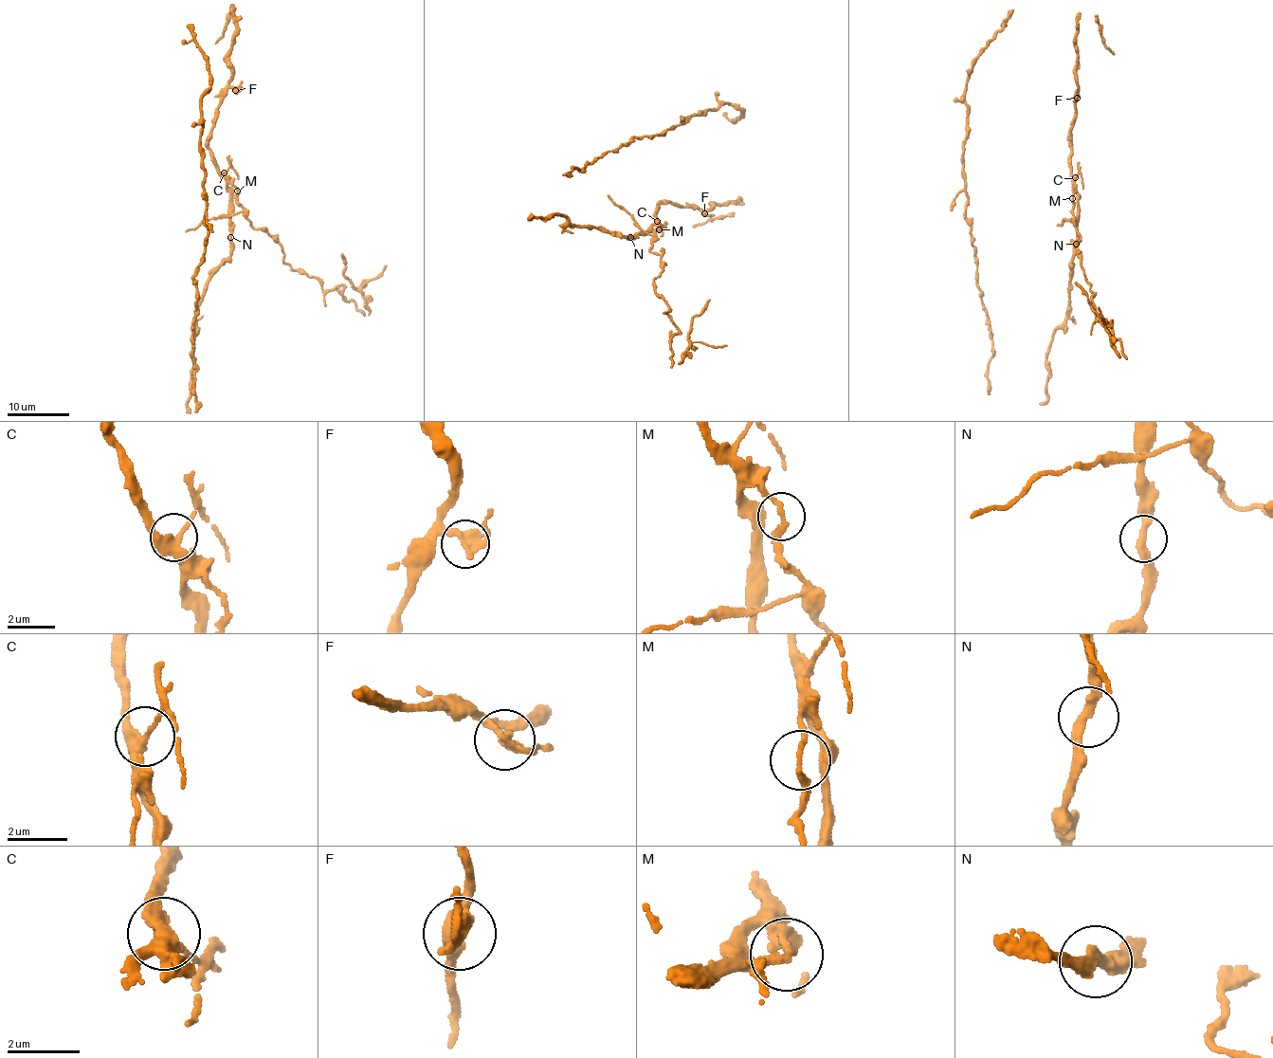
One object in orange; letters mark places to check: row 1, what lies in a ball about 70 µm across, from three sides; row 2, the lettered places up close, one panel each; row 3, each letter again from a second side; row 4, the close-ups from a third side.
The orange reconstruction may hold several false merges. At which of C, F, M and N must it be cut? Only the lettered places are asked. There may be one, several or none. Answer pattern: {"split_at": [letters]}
{"split_at": ["M"]}

